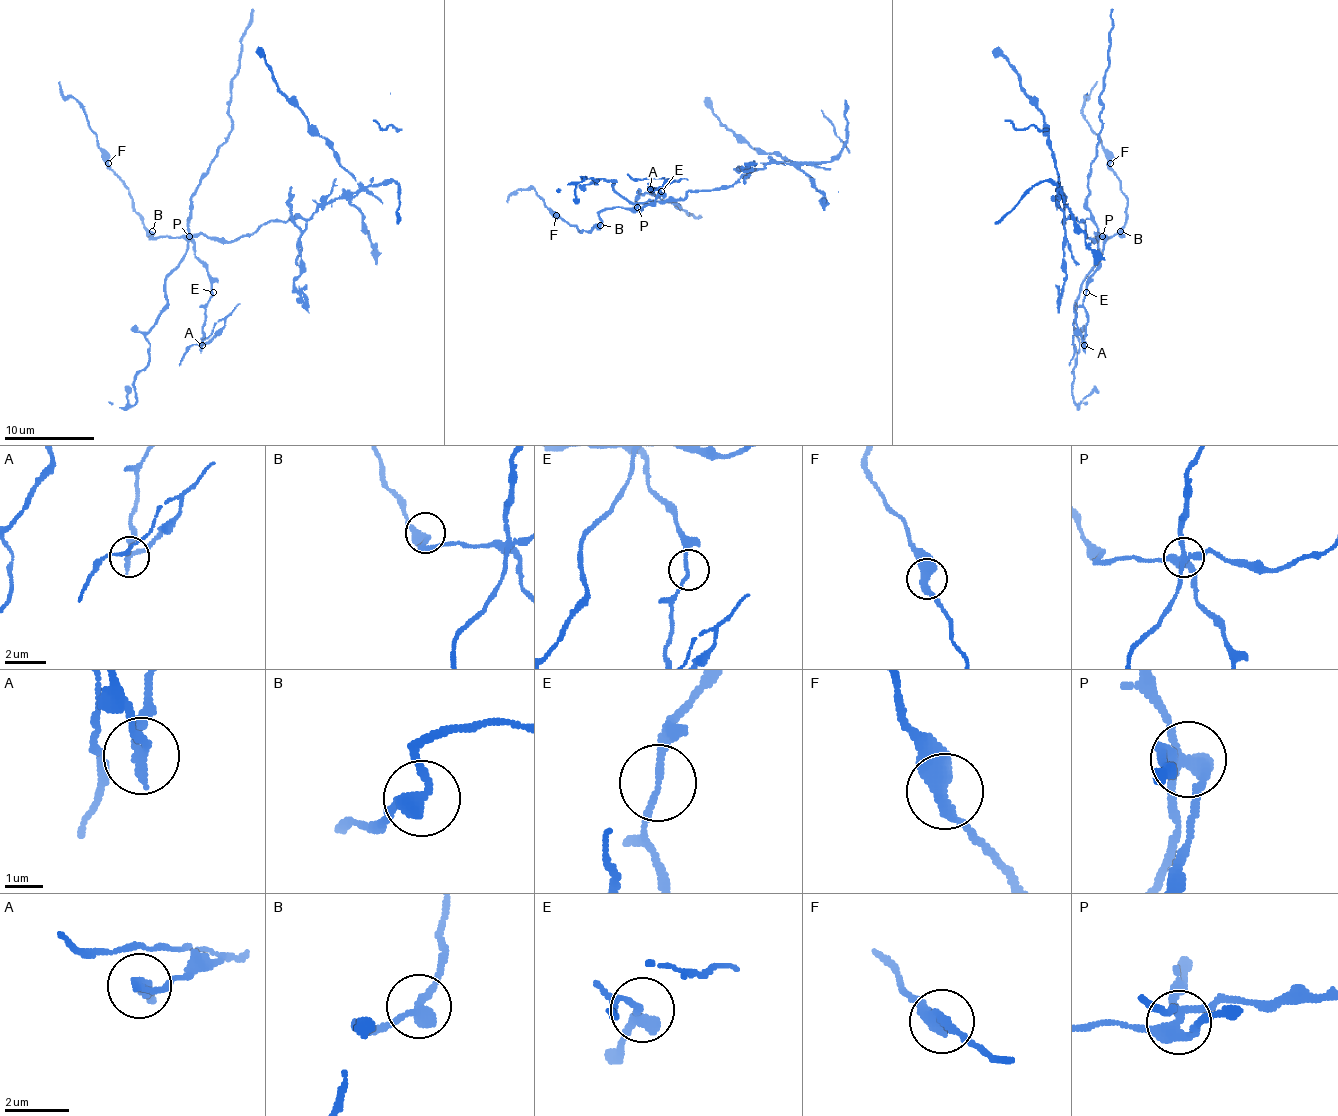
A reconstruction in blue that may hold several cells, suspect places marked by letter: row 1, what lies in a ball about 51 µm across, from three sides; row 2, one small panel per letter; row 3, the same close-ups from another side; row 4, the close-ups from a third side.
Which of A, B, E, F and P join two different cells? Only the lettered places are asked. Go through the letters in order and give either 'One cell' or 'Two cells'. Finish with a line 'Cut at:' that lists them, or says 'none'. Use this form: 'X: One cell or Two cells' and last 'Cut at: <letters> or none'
A: Two cells
B: One cell
E: One cell
F: One cell
P: Two cells
Cut at: A, P

